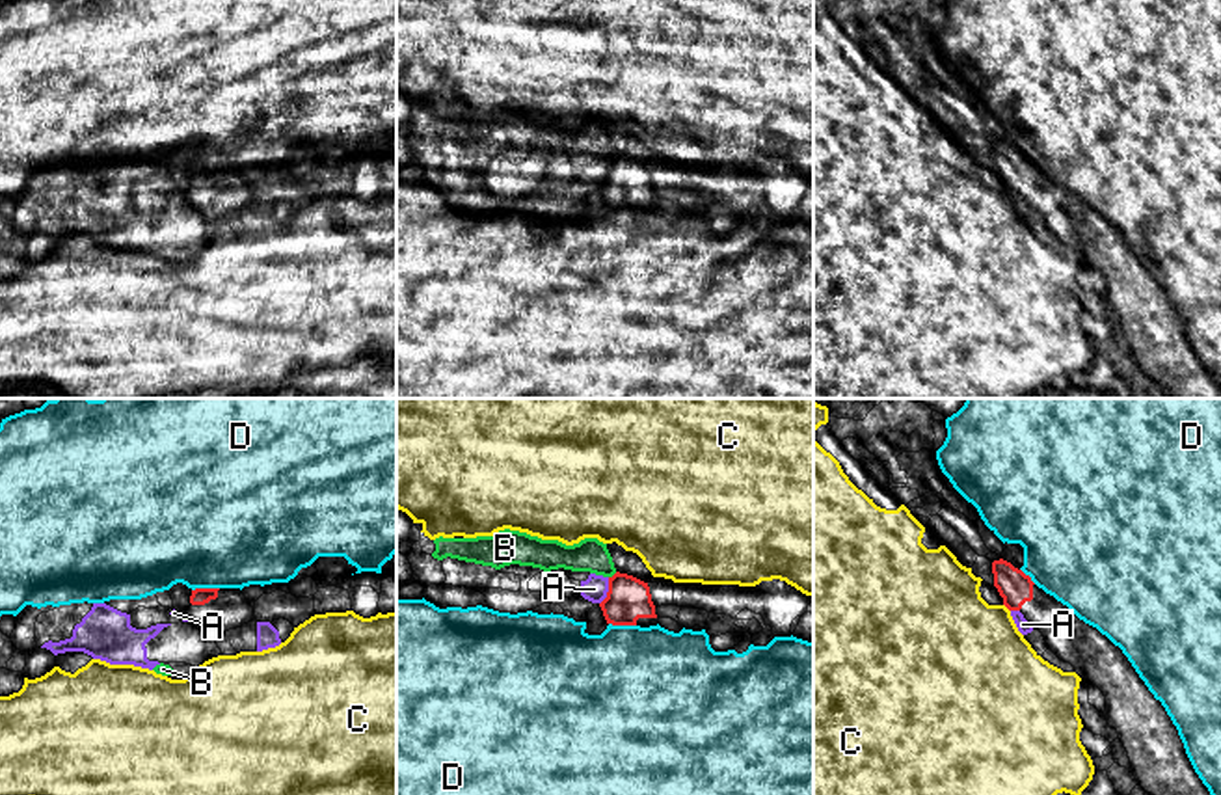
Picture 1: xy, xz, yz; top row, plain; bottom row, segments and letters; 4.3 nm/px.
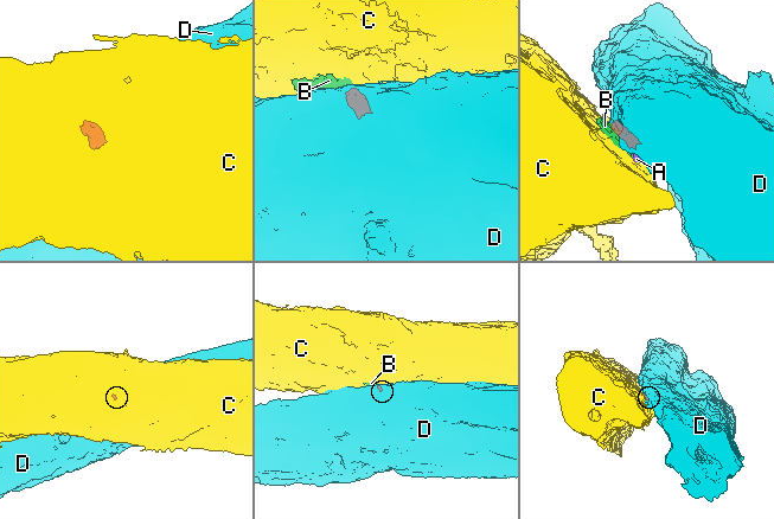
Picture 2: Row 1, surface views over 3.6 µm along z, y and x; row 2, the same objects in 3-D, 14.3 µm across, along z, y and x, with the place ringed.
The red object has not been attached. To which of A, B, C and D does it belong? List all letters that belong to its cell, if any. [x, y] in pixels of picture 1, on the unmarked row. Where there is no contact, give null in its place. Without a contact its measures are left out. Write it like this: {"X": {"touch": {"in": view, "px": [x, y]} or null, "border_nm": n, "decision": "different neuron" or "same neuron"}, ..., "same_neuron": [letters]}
{"A": {"touch": {"in": "xz", "px": [609, 174]}, "border_nm": 130, "decision": "different neuron"}, "B": {"touch": {"in": "xz", "px": [615, 157]}, "border_nm": 50, "decision": "different neuron"}, "C": {"touch": {"in": "yz", "px": [1006, 188]}, "border_nm": 50, "decision": "different neuron"}, "D": {"touch": {"in": "xy", "px": [205, 172]}, "border_nm": 120, "decision": "different neuron"}, "same_neuron": []}

